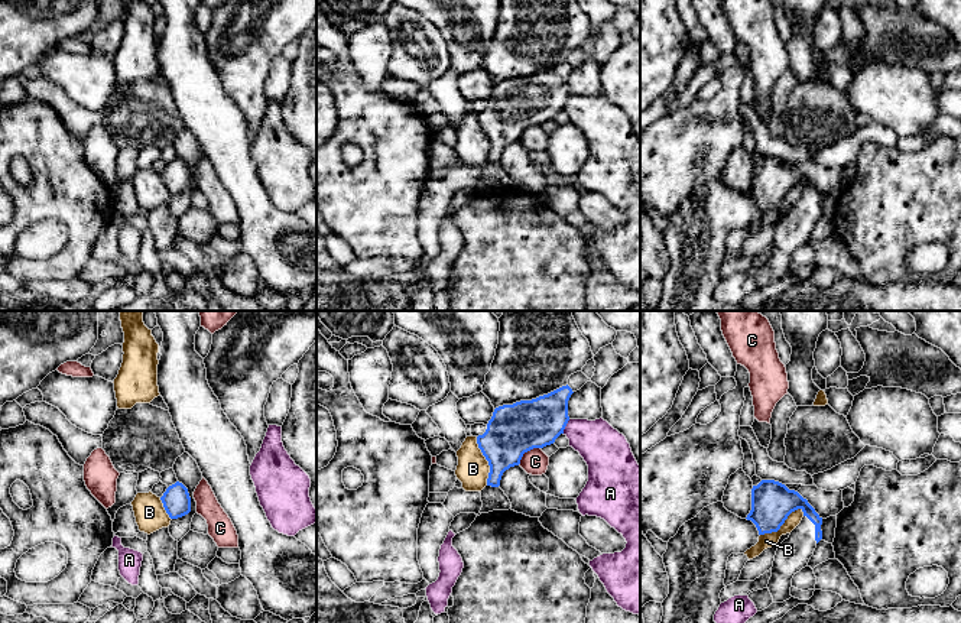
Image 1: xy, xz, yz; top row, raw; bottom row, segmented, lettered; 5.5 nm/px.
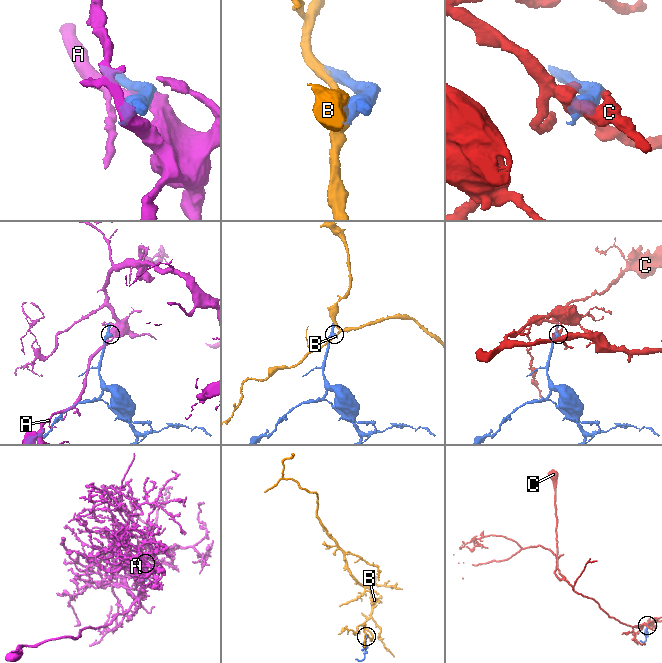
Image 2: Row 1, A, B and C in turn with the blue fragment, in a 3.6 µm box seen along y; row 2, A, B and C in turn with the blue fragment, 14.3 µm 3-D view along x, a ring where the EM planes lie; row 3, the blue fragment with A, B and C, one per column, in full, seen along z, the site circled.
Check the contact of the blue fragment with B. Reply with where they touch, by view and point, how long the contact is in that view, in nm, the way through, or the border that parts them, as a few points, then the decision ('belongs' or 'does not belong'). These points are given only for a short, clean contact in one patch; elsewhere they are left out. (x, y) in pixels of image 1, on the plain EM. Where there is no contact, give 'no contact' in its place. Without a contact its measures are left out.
contact yz (782, 200); length 280 nm; border yz (802, 185), (795, 185), (776, 207), (760, 211); does not belong

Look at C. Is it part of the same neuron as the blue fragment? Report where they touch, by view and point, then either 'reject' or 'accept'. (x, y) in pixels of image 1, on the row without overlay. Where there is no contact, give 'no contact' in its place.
xz (526, 127) | accept

